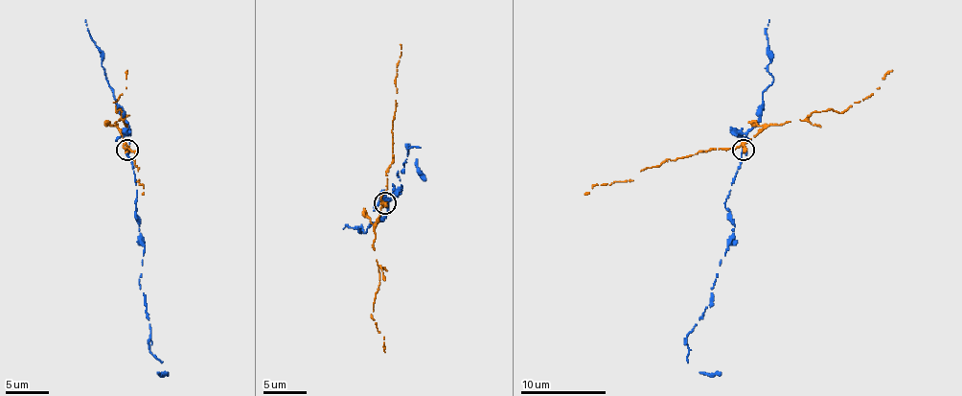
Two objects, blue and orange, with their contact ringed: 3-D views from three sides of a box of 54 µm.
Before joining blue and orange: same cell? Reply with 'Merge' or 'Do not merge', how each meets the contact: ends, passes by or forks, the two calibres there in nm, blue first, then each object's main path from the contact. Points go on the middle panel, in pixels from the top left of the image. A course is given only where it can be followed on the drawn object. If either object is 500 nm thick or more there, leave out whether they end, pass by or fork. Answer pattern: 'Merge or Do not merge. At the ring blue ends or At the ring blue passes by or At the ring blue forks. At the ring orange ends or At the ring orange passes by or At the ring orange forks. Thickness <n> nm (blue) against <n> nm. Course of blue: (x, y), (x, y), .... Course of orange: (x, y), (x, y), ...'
Do not merge. At the ring blue ends. At the ring orange passes by. Thickness 360 nm (blue) against 320 nm. Course of blue: (384, 201), (393, 184), (397, 195), (401, 188), (405, 146), (419, 148), (424, 180). Course of orange: (384, 203), (374, 231), (380, 274), (372, 314), (376, 328), (384, 337), (384, 351)

